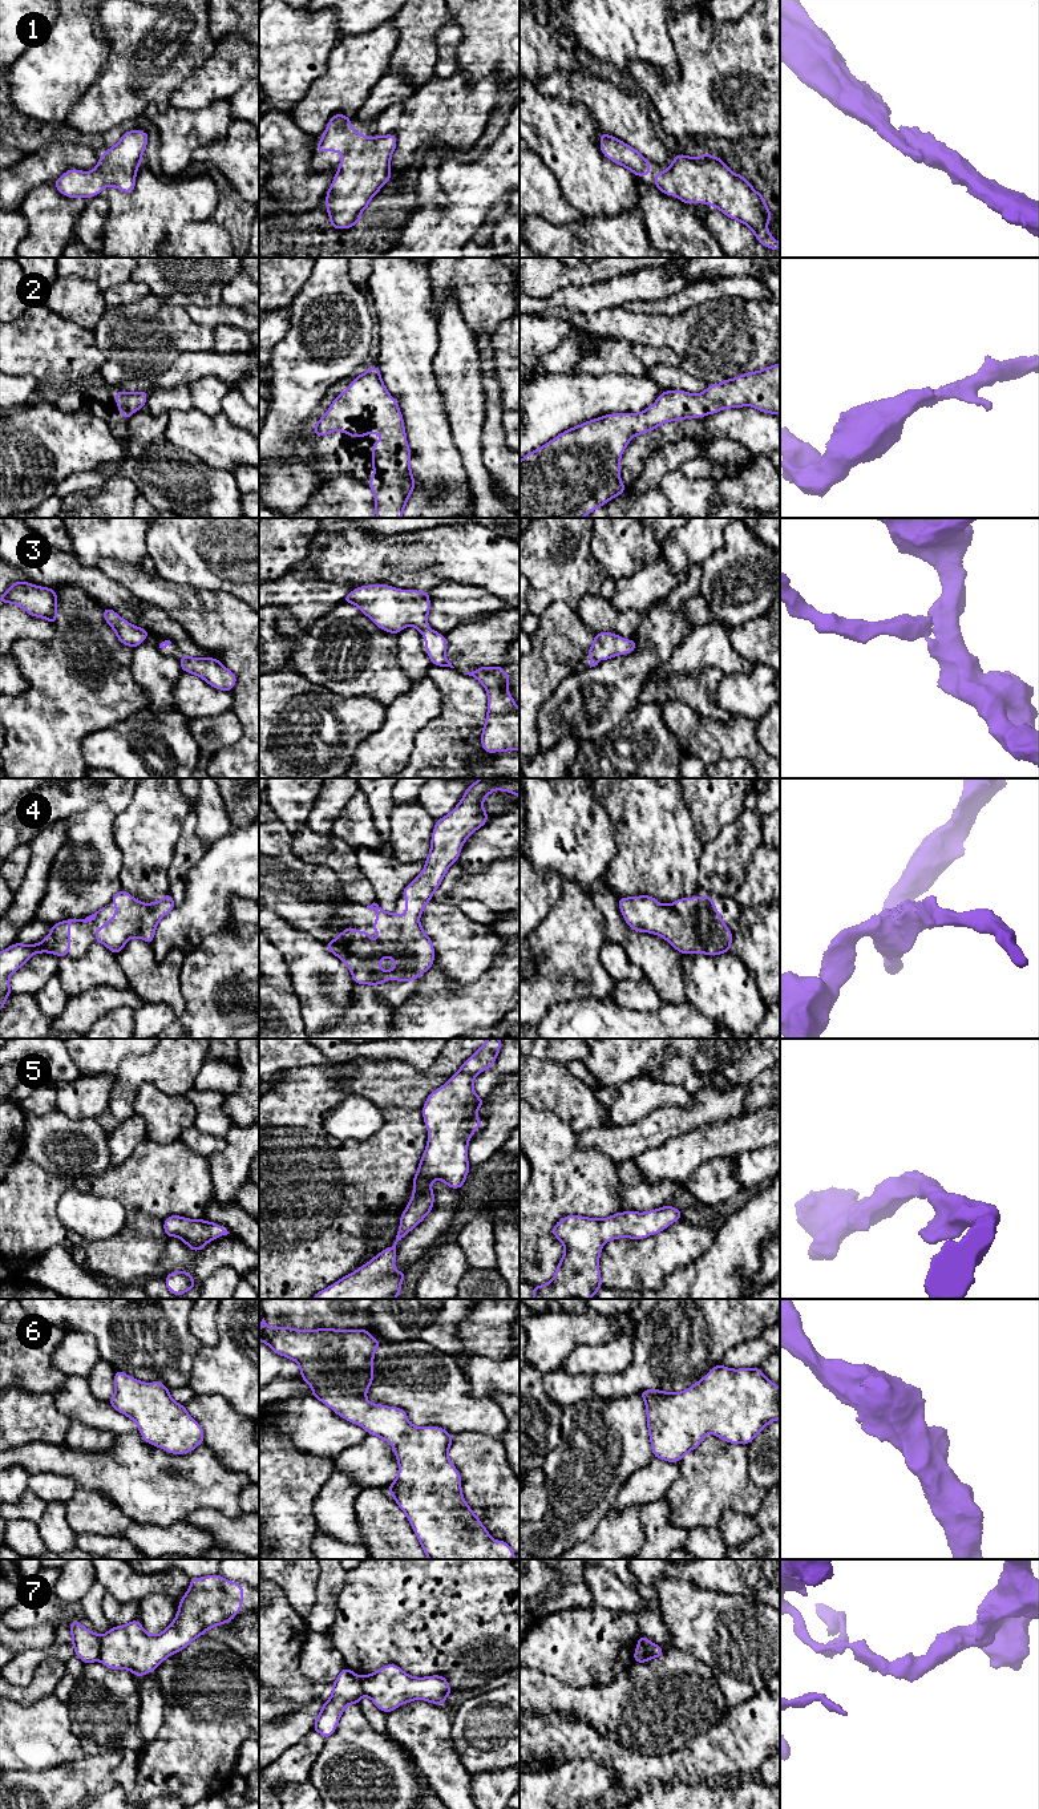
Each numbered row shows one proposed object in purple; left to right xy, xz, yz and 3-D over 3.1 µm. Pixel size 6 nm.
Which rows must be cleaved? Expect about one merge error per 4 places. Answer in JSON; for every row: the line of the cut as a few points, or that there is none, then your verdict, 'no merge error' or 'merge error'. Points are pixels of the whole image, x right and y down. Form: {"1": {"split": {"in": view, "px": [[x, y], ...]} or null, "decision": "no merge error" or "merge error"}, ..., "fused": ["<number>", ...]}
{"1": {"split": null, "decision": "no merge error"}, "2": {"split": null, "decision": "no merge error"}, "3": {"split": null, "decision": "no merge error"}, "4": {"split": null, "decision": "no merge error"}, "5": {"split": null, "decision": "no merge error"}, "6": {"split": null, "decision": "no merge error"}, "7": {"split": {"in": "xy", "px": [[98, 1636], [100, 1659]]}, "decision": "merge error"}, "fused": ["7"]}

